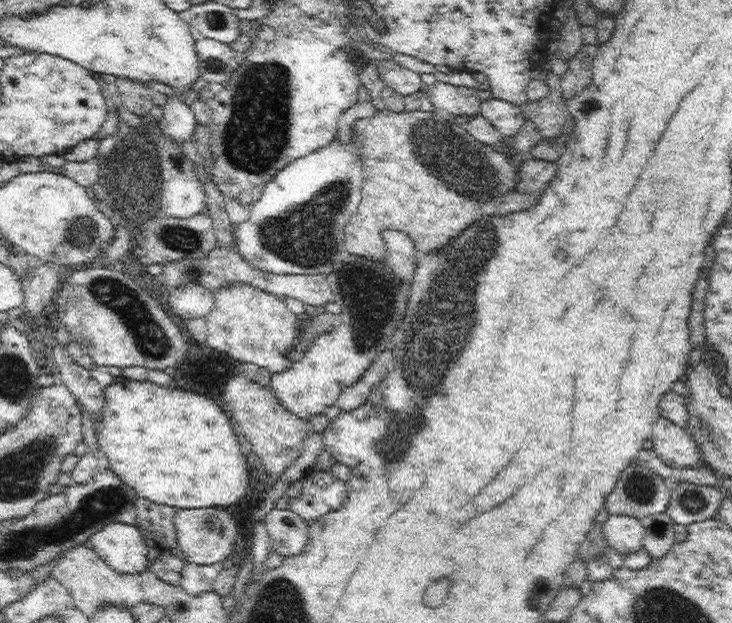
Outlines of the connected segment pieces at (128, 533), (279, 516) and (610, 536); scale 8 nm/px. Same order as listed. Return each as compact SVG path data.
M111 522L92 534L88 542L112 570L130 574L146 570L147 547L136 525Z
M291 508L271 510L265 524L274 551L285 557L304 552L310 539L310 525L310 521L302 518Z
M610 515L600 529L608 547L614 548L623 559L644 549L645 528L638 519Z

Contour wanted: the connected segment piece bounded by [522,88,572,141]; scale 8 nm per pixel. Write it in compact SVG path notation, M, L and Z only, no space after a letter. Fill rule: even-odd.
M550 88L550 94L544 100L522 105L527 118L538 125L544 141L558 138L570 128L572 119L565 101L560 88Z

